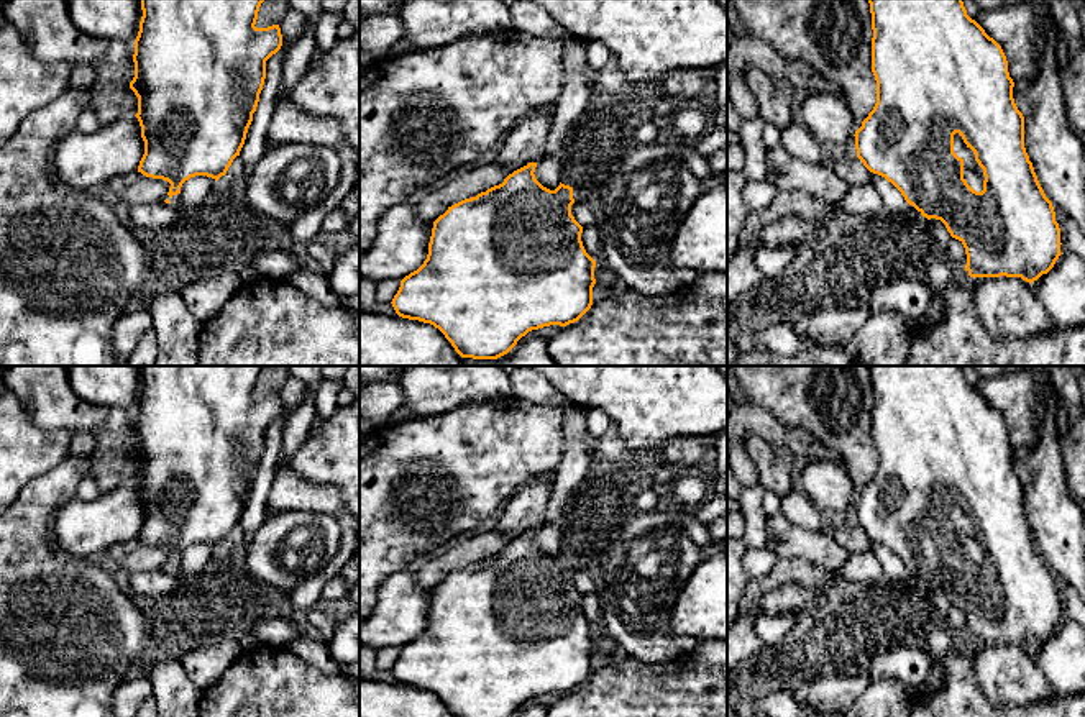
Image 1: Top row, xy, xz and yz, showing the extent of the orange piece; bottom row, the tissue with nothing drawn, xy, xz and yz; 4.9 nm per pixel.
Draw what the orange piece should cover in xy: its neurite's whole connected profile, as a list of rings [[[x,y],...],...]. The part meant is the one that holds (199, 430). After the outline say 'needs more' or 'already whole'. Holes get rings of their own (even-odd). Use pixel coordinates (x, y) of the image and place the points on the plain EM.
[[[141,366],[143,384],[135,407],[135,445],[130,456],[138,464],[144,522],[138,540],[171,551],[169,566],[181,573],[181,555],[195,543],[218,548],[240,523],[266,446],[266,428],[282,413],[279,392],[256,395],[264,366]]]; needs more

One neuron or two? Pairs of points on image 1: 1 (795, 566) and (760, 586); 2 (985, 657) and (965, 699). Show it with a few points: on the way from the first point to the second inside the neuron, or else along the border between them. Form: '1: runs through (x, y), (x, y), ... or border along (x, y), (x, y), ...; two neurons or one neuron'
1: runs through (787, 571), (769, 583); one neuron
2: border along (970, 645), (972, 675), (987, 699); two neurons

